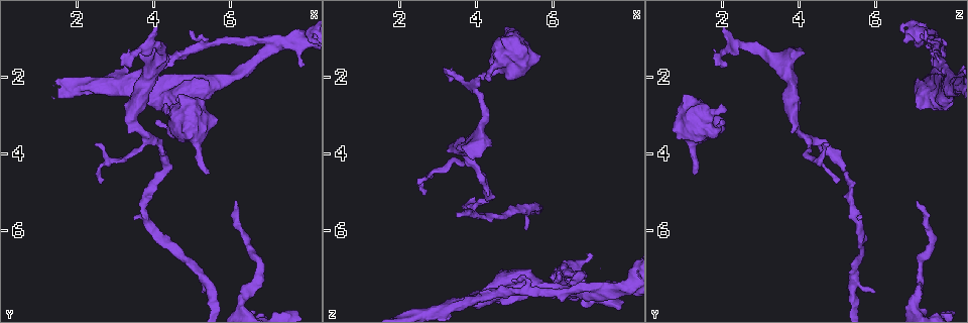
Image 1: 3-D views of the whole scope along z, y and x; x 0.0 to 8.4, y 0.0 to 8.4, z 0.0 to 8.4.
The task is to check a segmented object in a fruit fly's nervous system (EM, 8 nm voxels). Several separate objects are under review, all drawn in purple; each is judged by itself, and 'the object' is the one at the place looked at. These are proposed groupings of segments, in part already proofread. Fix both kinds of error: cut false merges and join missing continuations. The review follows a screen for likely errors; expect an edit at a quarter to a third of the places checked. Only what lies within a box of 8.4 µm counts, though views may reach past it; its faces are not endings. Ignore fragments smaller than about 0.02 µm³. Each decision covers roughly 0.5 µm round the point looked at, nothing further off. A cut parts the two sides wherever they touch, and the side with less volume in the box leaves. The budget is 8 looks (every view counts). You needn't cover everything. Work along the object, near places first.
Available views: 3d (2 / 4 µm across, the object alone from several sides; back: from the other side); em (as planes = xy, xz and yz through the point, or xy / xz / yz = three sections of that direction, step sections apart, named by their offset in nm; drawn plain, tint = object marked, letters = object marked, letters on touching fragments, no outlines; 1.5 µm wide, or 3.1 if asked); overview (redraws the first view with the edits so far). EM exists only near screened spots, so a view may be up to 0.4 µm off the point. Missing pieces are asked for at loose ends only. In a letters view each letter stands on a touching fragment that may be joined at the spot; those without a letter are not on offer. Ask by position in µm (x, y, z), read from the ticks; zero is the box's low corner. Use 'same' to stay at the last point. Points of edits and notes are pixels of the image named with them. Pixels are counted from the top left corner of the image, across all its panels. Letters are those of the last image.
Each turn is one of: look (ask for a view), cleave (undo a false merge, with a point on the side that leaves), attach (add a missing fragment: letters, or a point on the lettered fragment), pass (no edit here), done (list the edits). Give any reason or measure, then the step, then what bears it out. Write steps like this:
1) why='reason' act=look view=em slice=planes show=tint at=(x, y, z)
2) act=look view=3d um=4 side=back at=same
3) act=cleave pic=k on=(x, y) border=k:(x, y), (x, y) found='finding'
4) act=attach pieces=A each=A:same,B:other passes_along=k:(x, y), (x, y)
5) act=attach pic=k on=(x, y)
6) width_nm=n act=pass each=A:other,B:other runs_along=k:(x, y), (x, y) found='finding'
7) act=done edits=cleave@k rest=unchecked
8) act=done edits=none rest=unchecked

why='free end' act=look view=em slice=planes show=letters at=(4.15, 0.70, 2.05)

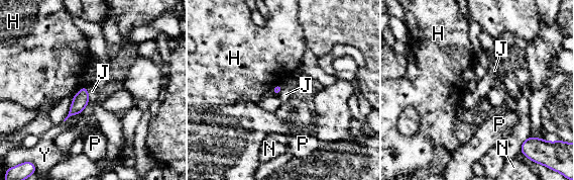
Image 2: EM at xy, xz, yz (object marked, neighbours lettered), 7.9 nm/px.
act=pass each=H:other,J:other,N:other,P:other,Y:other border=2:(85, 85), (89, 99) found='no lettered fragment goes on from it'

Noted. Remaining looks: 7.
why='free end' act=look view=em slice=planes show=tint at=(5.45, 4.50, 1.30)

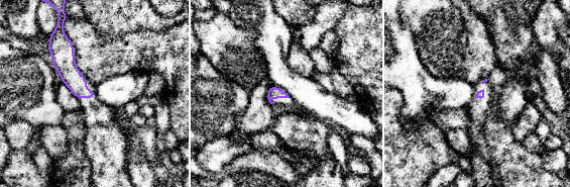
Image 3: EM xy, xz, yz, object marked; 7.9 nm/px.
why='see the neighbours' act=look view=em slice=planes show=letters at=same

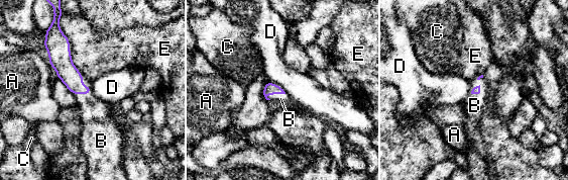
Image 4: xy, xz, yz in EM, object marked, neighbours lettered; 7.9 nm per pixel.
longest_contact=E:420nm act=attach pieces=B each=A:other,B:same,C:other,D:other,E:other passes_along=4:(269, 88), (274, 93), (280, 98) found='it goes on there'

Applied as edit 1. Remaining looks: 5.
why='redraw' act=look view=overview

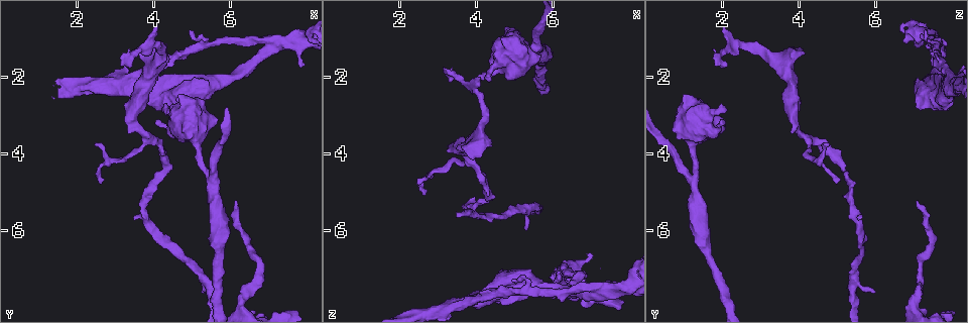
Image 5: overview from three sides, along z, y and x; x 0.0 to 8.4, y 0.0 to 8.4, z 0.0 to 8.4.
why='end of a long branch' act=look view=em slice=xz step=8 show=tint at=(6.15, 5.25, 7.10)

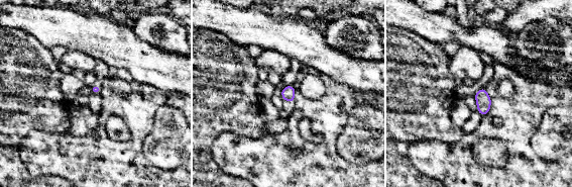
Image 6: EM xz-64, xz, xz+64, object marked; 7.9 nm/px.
why='another direction' act=look view=em slice=planes show=letters at=same

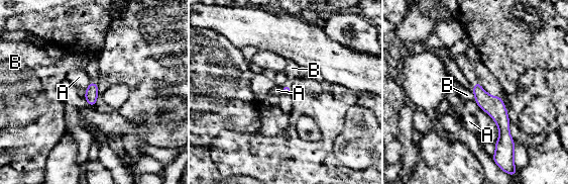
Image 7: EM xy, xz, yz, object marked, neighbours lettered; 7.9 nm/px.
act=pass each=A:other,B:other runs_along=7:(476, 86), (499, 114), (500, 142) found='no lettered fragment goes on from it'

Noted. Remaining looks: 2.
act=done edits=attach@4 rest=unchecked

